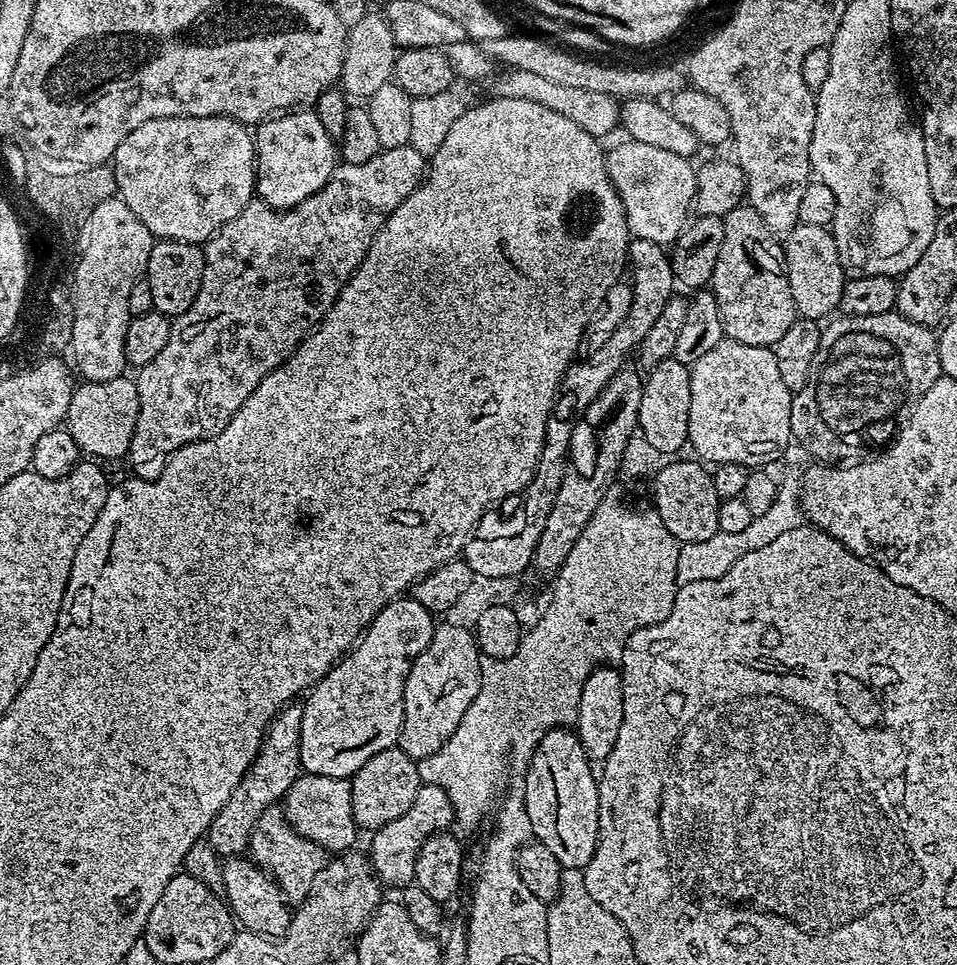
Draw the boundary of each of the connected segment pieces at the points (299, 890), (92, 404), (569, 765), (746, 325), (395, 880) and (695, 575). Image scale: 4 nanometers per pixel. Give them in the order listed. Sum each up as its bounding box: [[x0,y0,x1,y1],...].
[[248,806,330,906],[66,375,139,462],[522,728,600,869],[710,206,798,348],[370,783,456,890],[676,468,806,585]]

